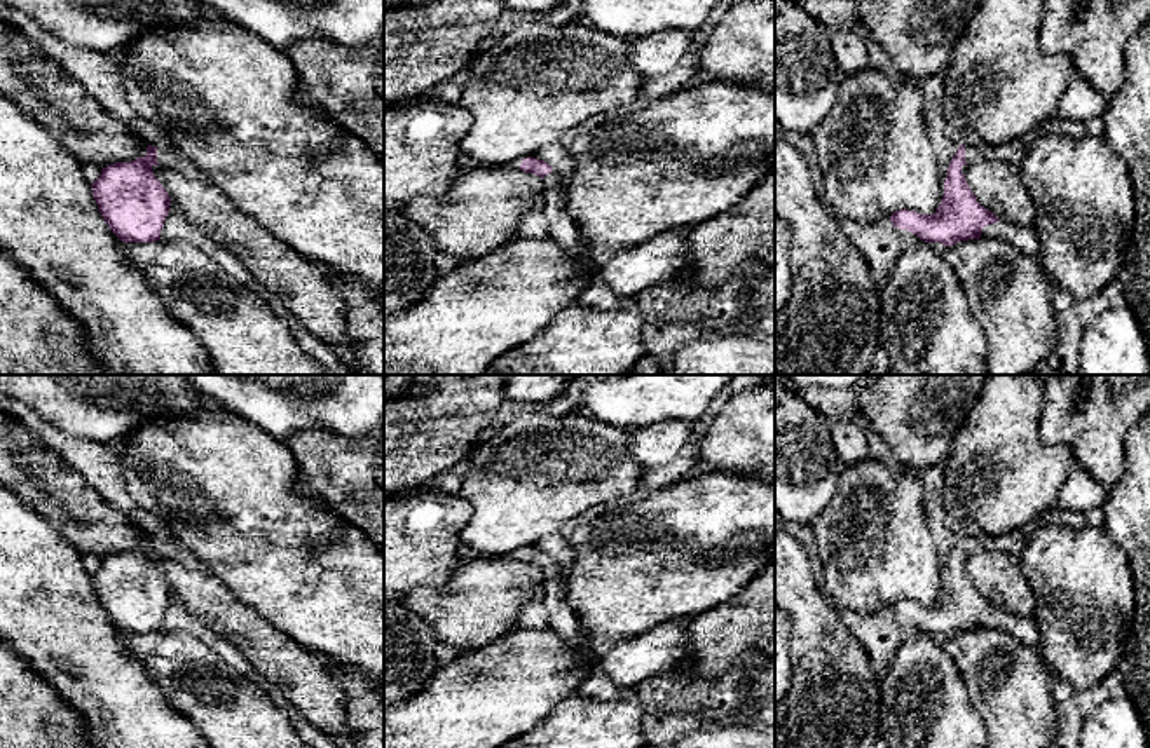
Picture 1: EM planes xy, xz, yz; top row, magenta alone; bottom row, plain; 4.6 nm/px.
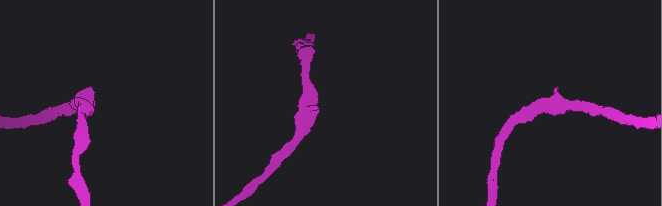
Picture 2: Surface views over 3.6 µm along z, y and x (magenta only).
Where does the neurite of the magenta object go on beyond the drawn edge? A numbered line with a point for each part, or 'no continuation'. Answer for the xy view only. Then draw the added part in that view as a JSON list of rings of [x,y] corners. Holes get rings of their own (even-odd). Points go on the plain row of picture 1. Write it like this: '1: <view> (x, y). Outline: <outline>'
1: xy (166, 548). Outline: [[[157,537],[155,544],[157,544],[159,556],[168,558],[168,560],[178,560],[190,568],[201,567],[199,561],[176,541],[168,539],[168,537]]]

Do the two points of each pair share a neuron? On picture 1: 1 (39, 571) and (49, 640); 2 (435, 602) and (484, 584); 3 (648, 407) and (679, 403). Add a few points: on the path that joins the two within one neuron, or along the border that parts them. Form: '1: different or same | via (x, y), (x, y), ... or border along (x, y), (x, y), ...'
1: same | via (49, 588), (49, 623)
2: same | via (447, 602), (466, 602), (472, 597)
3: same | via (655, 403), (672, 403)

